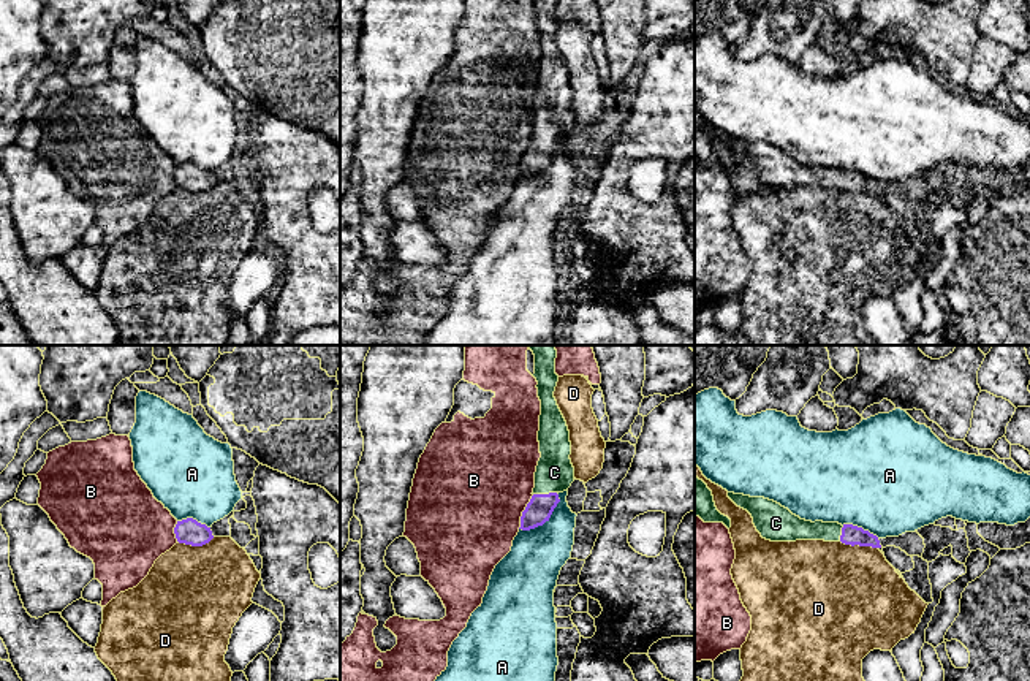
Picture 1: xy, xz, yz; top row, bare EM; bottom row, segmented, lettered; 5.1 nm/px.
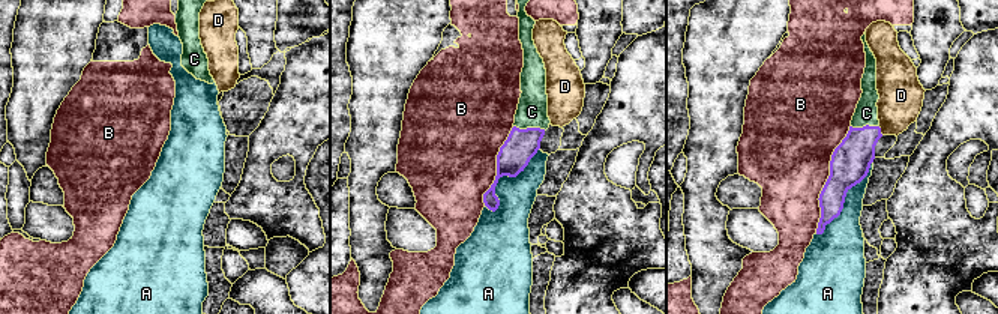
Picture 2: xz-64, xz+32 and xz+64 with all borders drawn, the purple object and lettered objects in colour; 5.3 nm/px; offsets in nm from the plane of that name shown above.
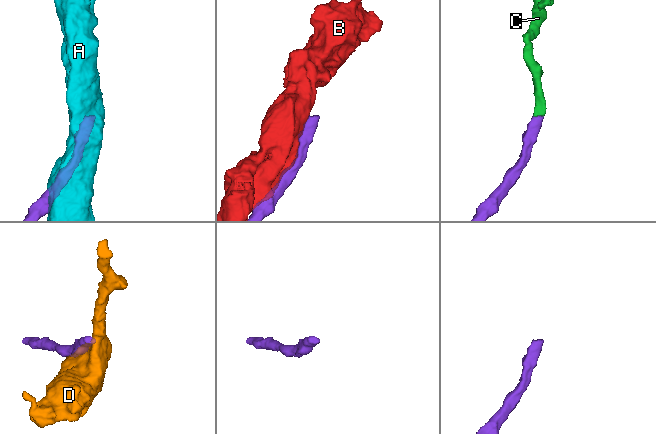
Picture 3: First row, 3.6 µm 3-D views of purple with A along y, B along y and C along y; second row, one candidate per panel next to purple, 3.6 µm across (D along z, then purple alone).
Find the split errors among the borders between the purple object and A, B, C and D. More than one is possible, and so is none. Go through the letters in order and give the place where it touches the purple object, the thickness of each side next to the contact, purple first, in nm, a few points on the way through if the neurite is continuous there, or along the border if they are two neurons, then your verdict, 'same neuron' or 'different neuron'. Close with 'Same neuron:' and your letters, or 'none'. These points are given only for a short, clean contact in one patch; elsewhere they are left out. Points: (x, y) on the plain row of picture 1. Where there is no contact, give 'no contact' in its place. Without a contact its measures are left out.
A: contact xz (546, 165); calibres 140 and 280 nm; different neuron
B: contact xz (522, 157); calibres 140 and 500 nm; different neuron
C: contact xz (545, 140); calibres 140 and 190 nm; way xz (538, 155), (545, 140), (554, 117); same neuron
D: contact yz (859, 190); calibres 100 and 480 nm; border yz (840, 186), (850, 190), (870, 190), (877, 194); different neuron
Same neuron: C

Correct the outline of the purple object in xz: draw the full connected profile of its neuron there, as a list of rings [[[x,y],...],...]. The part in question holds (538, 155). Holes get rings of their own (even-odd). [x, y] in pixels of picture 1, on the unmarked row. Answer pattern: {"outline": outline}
{"outline": [[[535,0],[533,22],[538,27],[536,33],[541,46],[538,76],[541,103],[535,117],[533,141],[521,162],[519,174],[522,176],[535,174],[549,166],[560,147],[559,139],[574,127],[574,112],[570,105],[570,76],[554,43],[559,27],[555,3],[557,0]]]}

